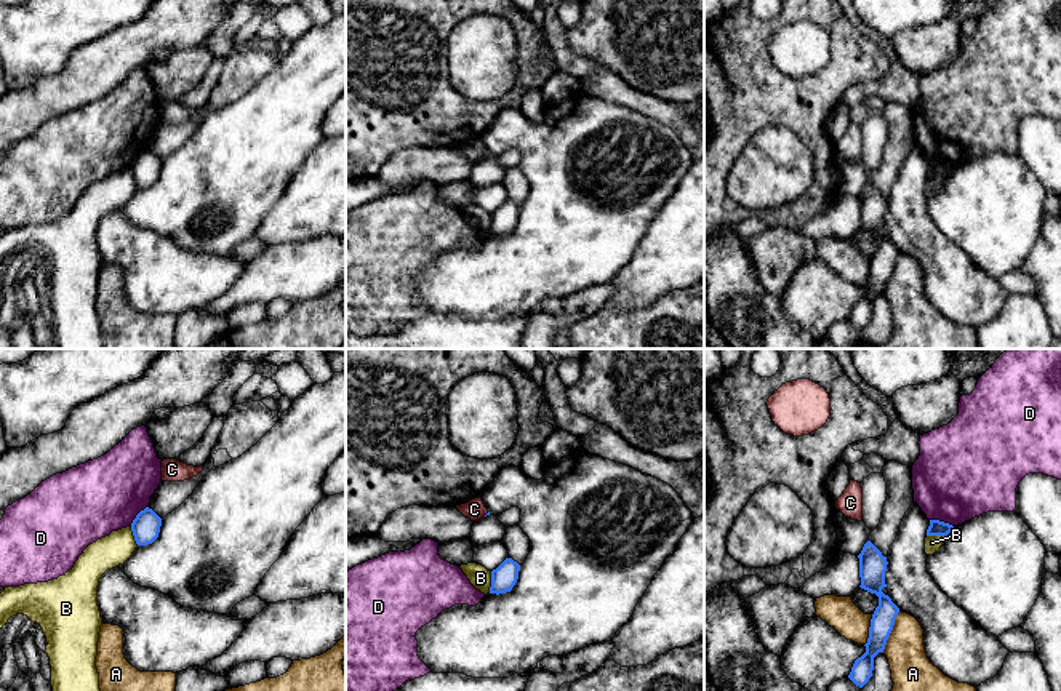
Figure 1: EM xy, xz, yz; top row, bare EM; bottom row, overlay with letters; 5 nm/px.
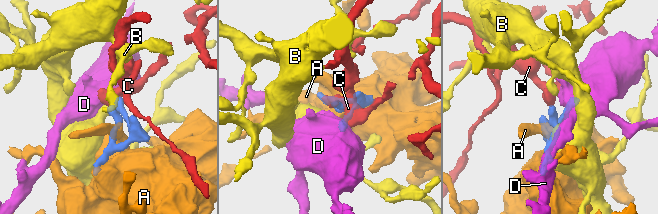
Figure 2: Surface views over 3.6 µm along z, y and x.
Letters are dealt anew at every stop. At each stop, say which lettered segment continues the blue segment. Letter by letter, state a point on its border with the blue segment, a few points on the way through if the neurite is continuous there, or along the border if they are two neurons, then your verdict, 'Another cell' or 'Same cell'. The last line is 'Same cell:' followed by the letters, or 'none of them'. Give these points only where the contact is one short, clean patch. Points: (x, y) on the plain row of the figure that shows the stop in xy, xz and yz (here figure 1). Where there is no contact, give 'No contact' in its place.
A: Touches blue at yz (890, 274). Another cell
B: Touches blue at xz (492, 224). Boundary: xz (492, 213), (488, 234). Another cell
C: Touches blue at xz (487, 155). Boundary: xz (488, 154), (484, 157). Another cell
D: Touches blue at yz (941, 163). Boundary: yz (930, 160), (948, 163), (952, 168). Another cell
Same cell: none of them

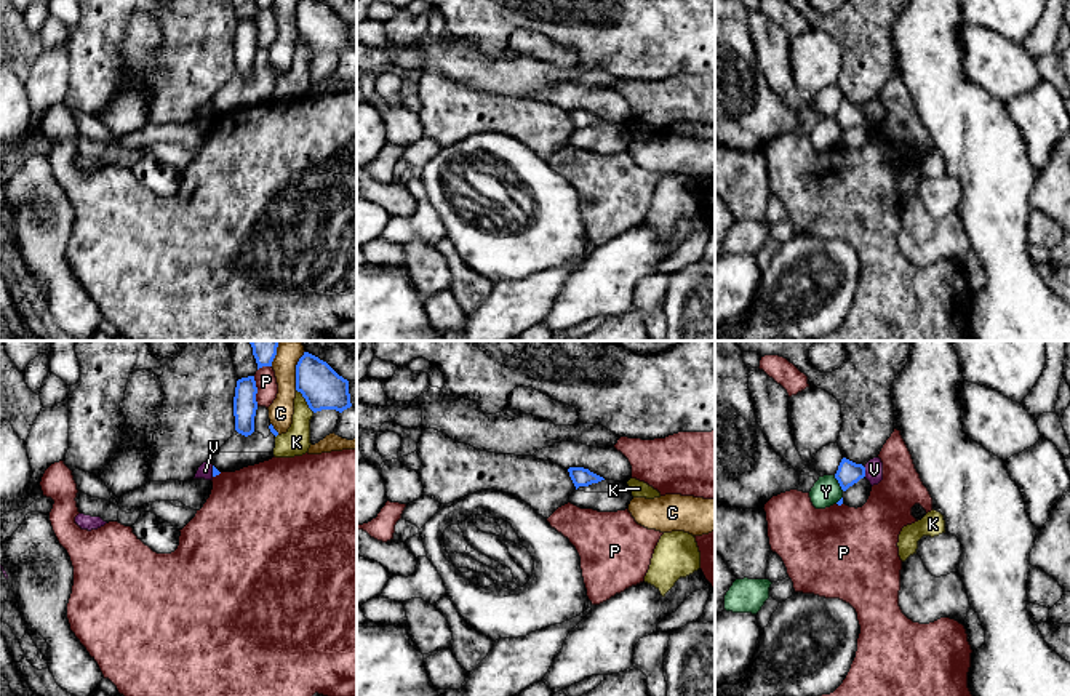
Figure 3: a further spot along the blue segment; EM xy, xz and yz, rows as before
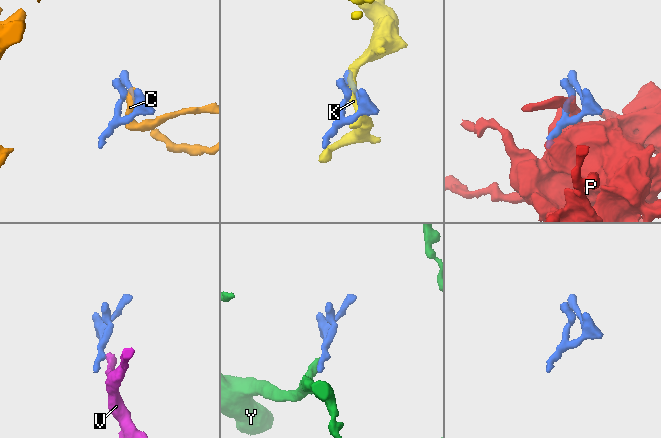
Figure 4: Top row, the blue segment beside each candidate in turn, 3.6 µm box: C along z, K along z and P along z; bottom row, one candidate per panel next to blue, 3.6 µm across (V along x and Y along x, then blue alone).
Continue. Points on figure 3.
C: Touches blue at xy (296, 16). Boundary: xy (299, 0), (295, 31). Another cell
K: Touches blue at xy (306, 42). Another cell
P: Touches blue at xy (256, 32). Another cell
V: Touches blue at yz (864, 112). Boundary: yz (862, 108), (866, 117). Another cell
Y: Touches blue at yz (838, 124). Boundary: yz (834, 117), (843, 132). Another cell
Same cell: none of them

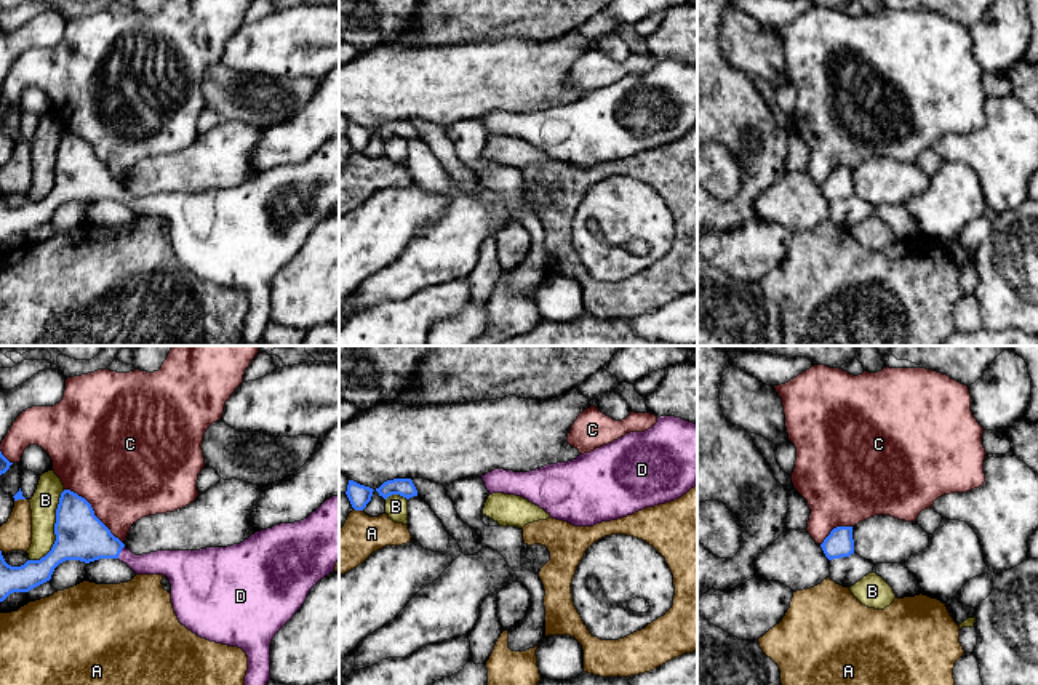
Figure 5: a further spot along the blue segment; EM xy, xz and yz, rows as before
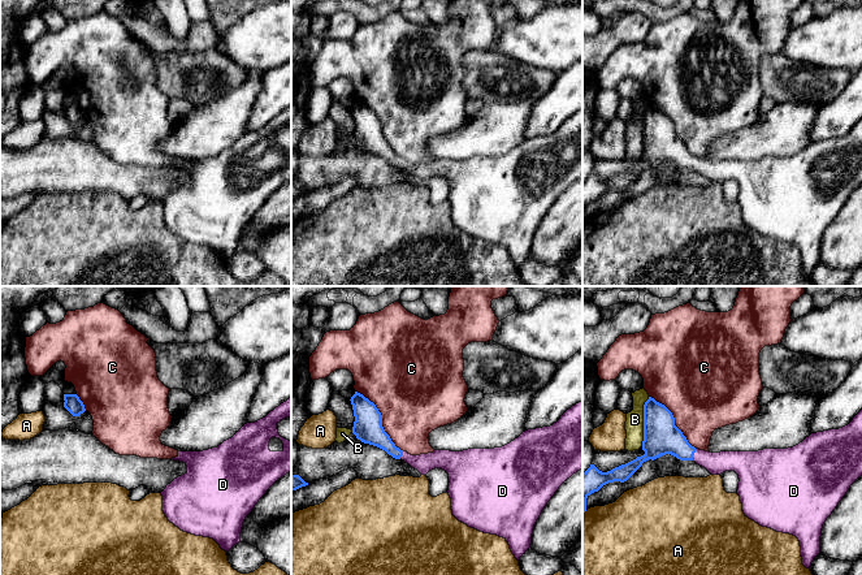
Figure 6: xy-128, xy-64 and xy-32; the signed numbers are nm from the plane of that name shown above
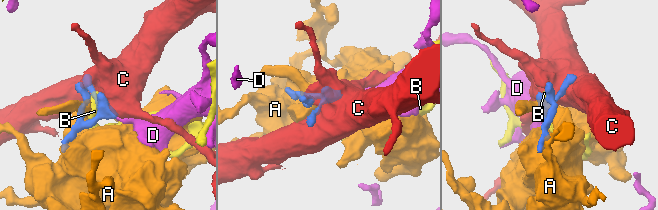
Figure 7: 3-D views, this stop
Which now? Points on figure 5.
A: Touches blue at xy (19, 140). Another cell
B: Touches blue at xy (55, 172). Boundary: xy (64, 132), (56, 151), (55, 184), (43, 197), (31, 202). Another cell
C: Touches blue at xy (93, 152). Another cell
D: Touches blue at xy (120, 192). Path across: xy (80, 176), (120, 192), (138, 205), (168, 205). Same cell
Same cell: D

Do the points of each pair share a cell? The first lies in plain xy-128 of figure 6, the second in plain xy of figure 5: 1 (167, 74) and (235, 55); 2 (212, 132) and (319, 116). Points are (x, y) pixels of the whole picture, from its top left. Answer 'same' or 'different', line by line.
1: different
2: different

